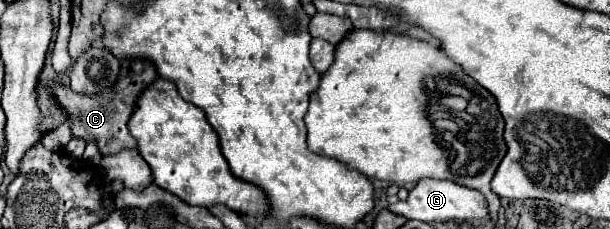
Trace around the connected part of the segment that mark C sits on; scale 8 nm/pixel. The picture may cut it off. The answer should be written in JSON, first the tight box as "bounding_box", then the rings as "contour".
{"bounding_box":[51,60,157,154],"contour":[[[123,60],[119,82],[109,92],[103,92],[97,96],[87,96],[87,94],[77,94],[63,84],[51,84],[51,90],[57,96],[63,110],[69,112],[69,116],[73,120],[73,126],[71,126],[73,136],[83,138],[85,142],[97,142],[101,154],[117,154],[125,148],[137,148],[137,140],[129,134],[127,122],[133,114],[133,106],[135,106],[137,98],[155,80],[157,80],[157,72],[149,62],[145,62],[145,60]]]}

